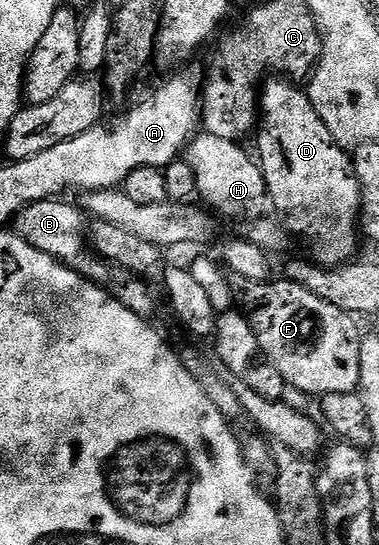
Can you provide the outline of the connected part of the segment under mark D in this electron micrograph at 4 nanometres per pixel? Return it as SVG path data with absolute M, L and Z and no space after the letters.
M267 78L259 94L259 152L257 163L263 169L267 199L276 208L278 219L292 237L300 236L311 247L310 259L324 268L338 268L356 259L355 251L361 241L361 205L363 189L355 177L352 157L345 153L344 145L336 142L329 126L321 122L313 102L298 83L286 78Z

